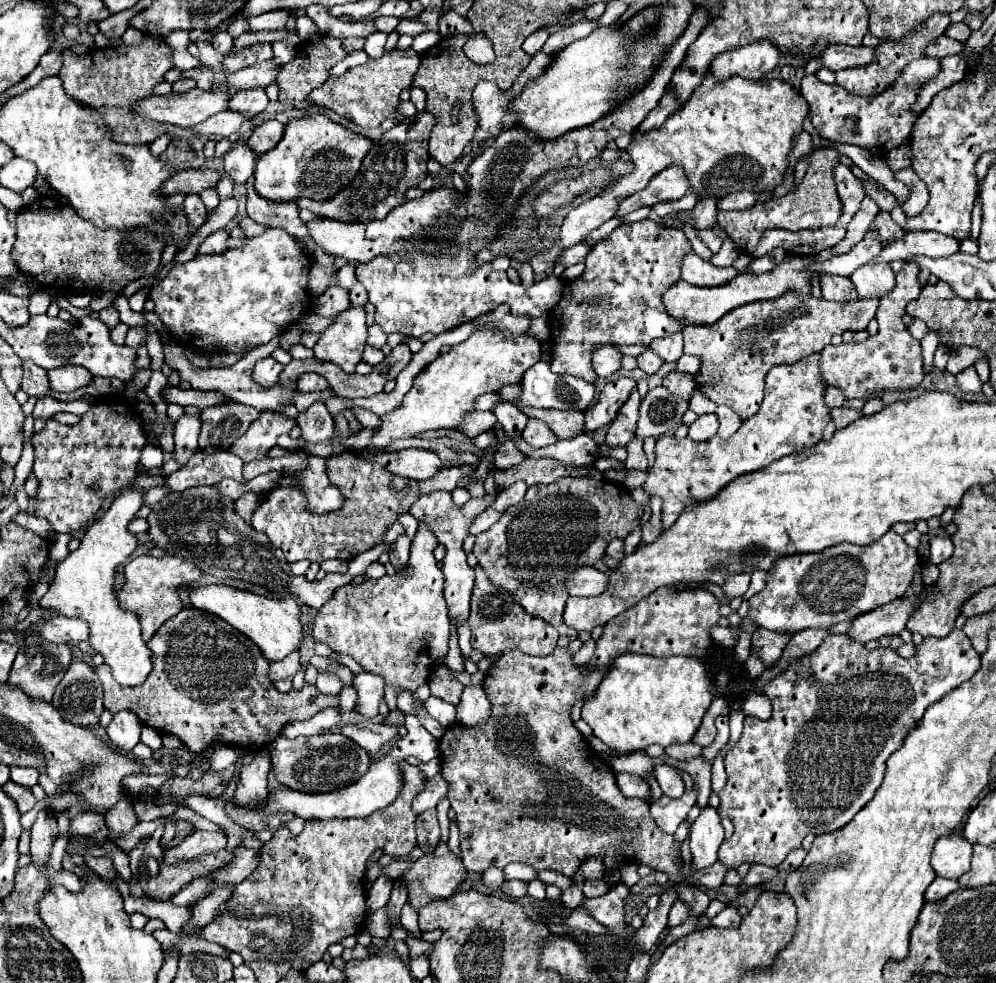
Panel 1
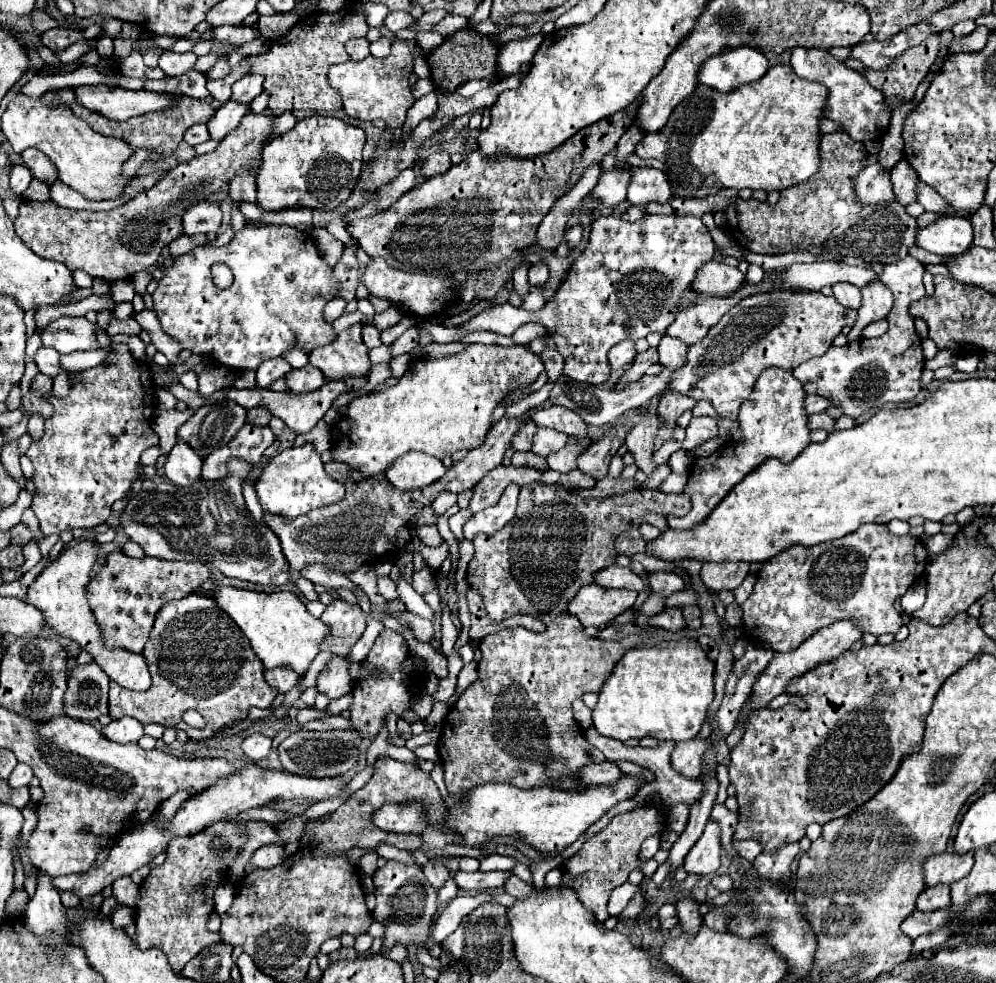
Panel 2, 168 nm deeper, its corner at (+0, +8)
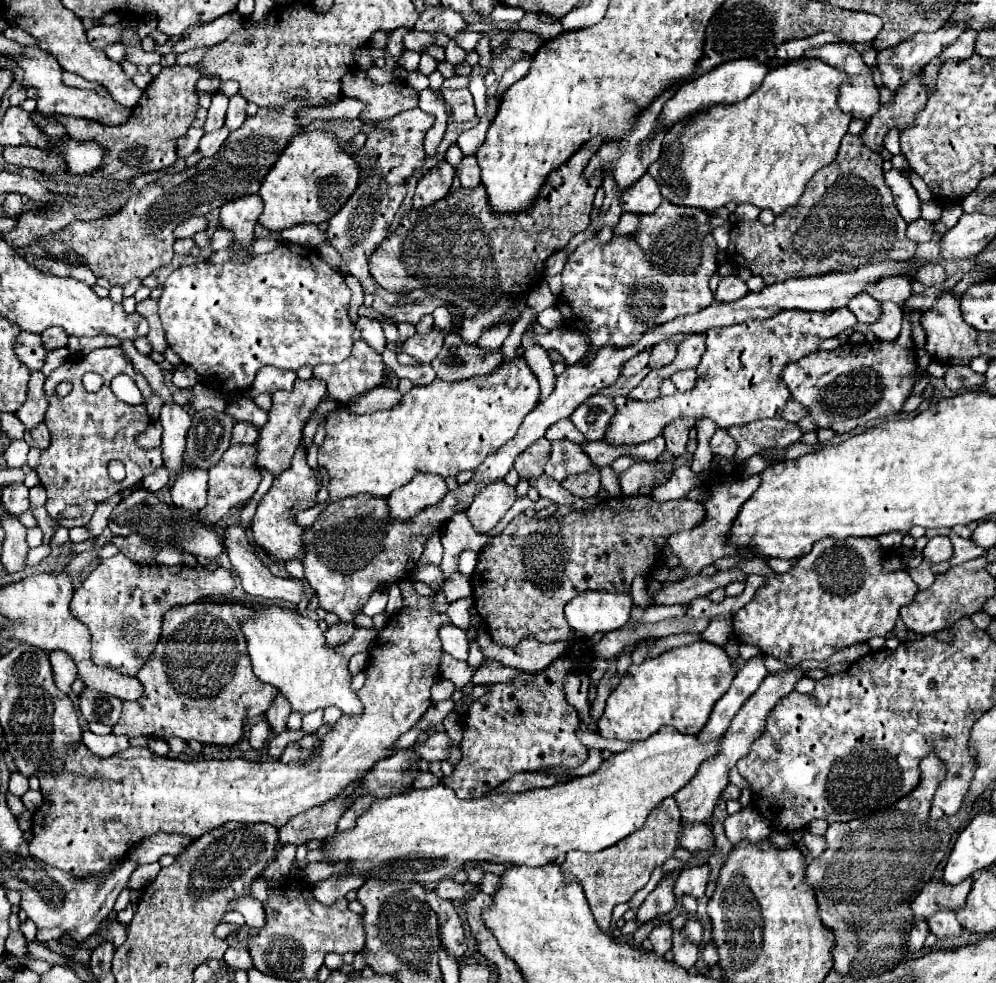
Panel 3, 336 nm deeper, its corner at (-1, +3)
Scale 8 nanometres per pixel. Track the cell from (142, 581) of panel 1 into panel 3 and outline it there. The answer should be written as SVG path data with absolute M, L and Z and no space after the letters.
M116 554L112 558L104 558L76 590L70 602L70 612L92 632L94 664L136 676L150 658L162 632L162 618L170 608L198 602L210 594L228 596L234 586L236 582L226 568L208 572L190 566L142 566L122 554Z

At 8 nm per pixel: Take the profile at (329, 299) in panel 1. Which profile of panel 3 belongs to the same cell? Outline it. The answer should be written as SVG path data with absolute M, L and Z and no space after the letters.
M420 108L400 112L398 116L384 120L380 124L366 122L362 132L366 134L366 144L356 152L356 162L360 166L360 184L354 194L348 198L348 204L340 208L328 220L328 242L340 252L340 256L348 264L348 272L362 284L364 292L374 294L376 282L368 270L370 254L380 246L380 242L388 236L388 228L392 224L394 214L398 212L404 196L408 178L424 166L424 136L432 128L434 116L422 112Z

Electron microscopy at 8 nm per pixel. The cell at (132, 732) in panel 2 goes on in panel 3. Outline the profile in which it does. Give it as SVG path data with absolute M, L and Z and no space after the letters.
M90 730L84 732L82 736L82 742L86 744L86 748L100 756L100 758L110 758L122 750L126 750L130 744L128 744L128 738L126 736L116 736L116 734L108 734L108 736L98 736Z

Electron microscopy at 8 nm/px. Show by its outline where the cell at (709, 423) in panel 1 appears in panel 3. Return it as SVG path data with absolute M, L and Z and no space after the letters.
M720 428L714 432L710 446L712 446L712 454L718 454L724 458L732 458L736 452L736 440L732 436L728 436L726 430L720 430Z

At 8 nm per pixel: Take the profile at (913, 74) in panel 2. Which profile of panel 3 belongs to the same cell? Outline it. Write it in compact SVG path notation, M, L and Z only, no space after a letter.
M918 74L916 80L910 80L908 88L900 88L894 100L888 106L882 106L866 130L860 134L864 146L868 146L872 152L880 152L884 148L884 138L892 128L902 132L916 124L916 116L924 110L928 100L920 78L922 74Z

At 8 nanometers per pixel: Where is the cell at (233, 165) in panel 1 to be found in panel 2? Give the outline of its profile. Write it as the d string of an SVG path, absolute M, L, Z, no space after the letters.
M239 171L229 185L229 197L237 203L255 201L255 171Z

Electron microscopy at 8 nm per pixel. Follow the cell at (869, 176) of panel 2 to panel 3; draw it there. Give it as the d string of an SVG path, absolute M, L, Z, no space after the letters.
M890 170L886 172L886 184L892 188L896 206L906 222L914 222L920 218L920 198L916 190L912 188L910 180L900 172L900 170Z

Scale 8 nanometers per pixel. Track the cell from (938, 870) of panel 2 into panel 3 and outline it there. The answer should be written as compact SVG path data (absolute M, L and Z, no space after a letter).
M972 878L964 880L964 884L958 886L946 886L940 880L938 882L928 882L918 898L912 902L912 912L916 920L928 920L934 912L946 908L946 910L960 910L964 906L964 900L970 892Z

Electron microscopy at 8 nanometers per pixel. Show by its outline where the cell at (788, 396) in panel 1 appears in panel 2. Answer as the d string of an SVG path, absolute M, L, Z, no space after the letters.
M765 369L755 383L755 393L751 393L747 403L743 403L741 407L737 419L741 439L729 441L709 457L699 457L693 461L689 481L683 489L683 493L691 499L691 511L683 517L667 515L667 523L673 529L693 527L693 523L703 521L709 515L709 511L713 511L713 507L727 495L727 491L731 491L731 487L739 483L749 471L753 471L759 463L763 463L769 457L779 457L785 463L789 463L789 459L795 459L811 443L805 397L807 393L803 391L803 385L791 369Z

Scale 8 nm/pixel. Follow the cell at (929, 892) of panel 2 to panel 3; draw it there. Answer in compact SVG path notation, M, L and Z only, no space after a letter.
M936 912L936 916L928 920L928 928L936 938L956 938L962 932L962 926L952 912Z

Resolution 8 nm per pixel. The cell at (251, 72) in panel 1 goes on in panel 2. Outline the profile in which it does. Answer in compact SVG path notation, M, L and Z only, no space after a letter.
M247 73L243 75L239 81L233 83L233 97L235 101L241 103L251 103L261 91L263 91L263 75L255 75L255 73Z

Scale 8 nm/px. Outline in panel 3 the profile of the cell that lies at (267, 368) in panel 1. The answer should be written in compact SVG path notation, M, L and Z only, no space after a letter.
M264 366L258 374L256 380L252 384L252 388L248 390L248 396L258 396L262 392L276 392L276 390L292 390L296 382L296 372L294 370L284 370L284 368L276 368L276 366Z

